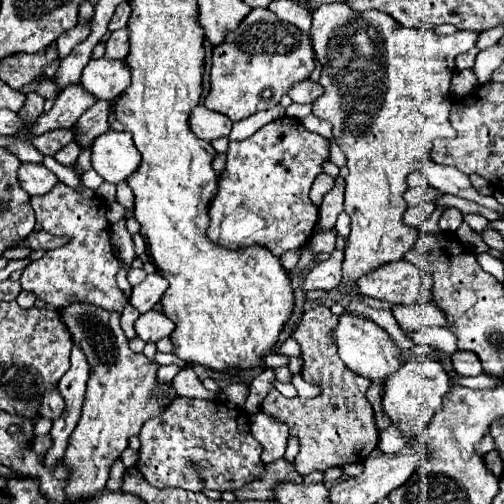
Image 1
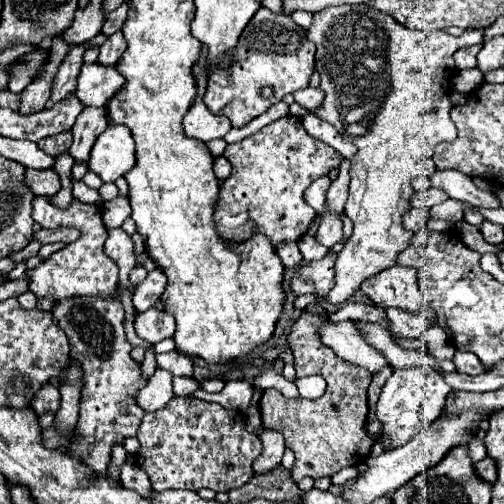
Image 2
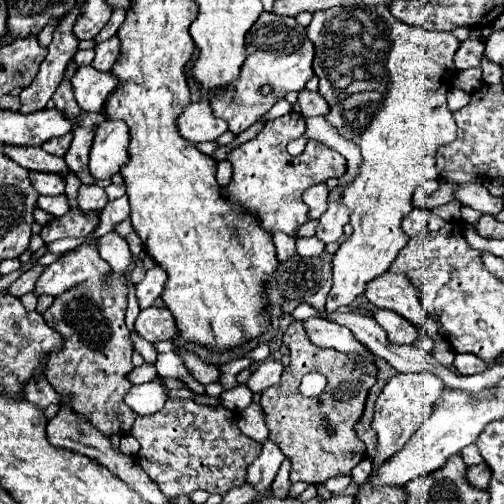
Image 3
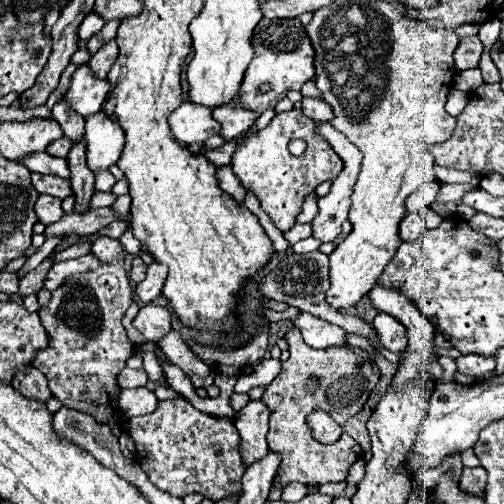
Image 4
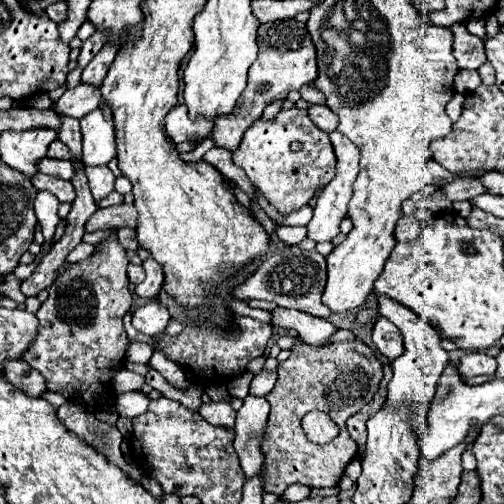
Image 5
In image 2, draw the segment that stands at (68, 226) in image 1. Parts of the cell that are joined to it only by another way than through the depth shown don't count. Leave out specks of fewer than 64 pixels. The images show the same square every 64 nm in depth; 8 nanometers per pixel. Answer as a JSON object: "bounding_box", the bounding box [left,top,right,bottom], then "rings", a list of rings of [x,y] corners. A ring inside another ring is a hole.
{"bounding_box":[26,196,118,302],"rings":[[[36,196],[34,202],[34,220],[46,230],[60,228],[76,228],[80,230],[80,238],[62,250],[48,256],[40,266],[26,270],[28,290],[32,290],[38,298],[50,298],[52,302],[60,302],[74,296],[92,296],[92,298],[116,298],[118,294],[118,266],[116,262],[104,254],[104,242],[108,230],[102,222],[102,208],[98,204],[86,204],[78,198],[72,198],[68,208],[58,208],[52,204],[50,196]]]}

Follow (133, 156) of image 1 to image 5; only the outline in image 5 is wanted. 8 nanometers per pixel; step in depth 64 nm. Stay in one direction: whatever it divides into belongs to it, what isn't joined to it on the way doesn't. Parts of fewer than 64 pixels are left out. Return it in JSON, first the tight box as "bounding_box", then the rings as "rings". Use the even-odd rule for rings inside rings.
{"bounding_box":[80,104,116,166],"rings":[[[104,104],[80,120],[82,160],[86,166],[106,166],[116,158],[116,130],[111,108]]]}

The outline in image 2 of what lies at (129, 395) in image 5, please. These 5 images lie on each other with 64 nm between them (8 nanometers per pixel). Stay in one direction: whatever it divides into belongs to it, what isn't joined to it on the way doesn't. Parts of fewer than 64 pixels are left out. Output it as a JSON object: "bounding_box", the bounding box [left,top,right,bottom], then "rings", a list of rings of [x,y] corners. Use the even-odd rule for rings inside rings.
{"bounding_box":[136,368,174,412],"rings":[[[158,368],[154,372],[154,376],[148,380],[148,384],[138,392],[136,402],[146,412],[152,412],[152,410],[164,408],[170,402],[172,396],[174,396],[174,392],[172,392],[172,372]]]}

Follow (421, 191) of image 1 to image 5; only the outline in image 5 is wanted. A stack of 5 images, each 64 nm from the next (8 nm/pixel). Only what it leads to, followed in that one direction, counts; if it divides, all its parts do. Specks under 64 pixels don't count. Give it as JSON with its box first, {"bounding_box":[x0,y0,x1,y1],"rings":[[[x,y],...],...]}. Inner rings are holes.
{"bounding_box":[442,180,484,200],"rings":[[[454,180],[452,184],[444,184],[442,186],[442,194],[450,200],[470,200],[472,196],[484,194],[484,186],[480,184],[480,180]]]}

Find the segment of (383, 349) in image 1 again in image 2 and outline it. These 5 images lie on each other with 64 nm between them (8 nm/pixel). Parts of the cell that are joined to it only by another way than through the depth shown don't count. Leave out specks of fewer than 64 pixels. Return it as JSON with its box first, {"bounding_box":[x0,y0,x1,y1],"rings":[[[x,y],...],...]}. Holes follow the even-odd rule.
{"bounding_box":[320,320,392,374],"rings":[[[352,320],[326,324],[320,330],[320,336],[322,342],[336,352],[338,358],[346,360],[352,366],[360,366],[372,374],[378,374],[382,368],[392,366],[380,350],[366,342],[364,332]]]}

